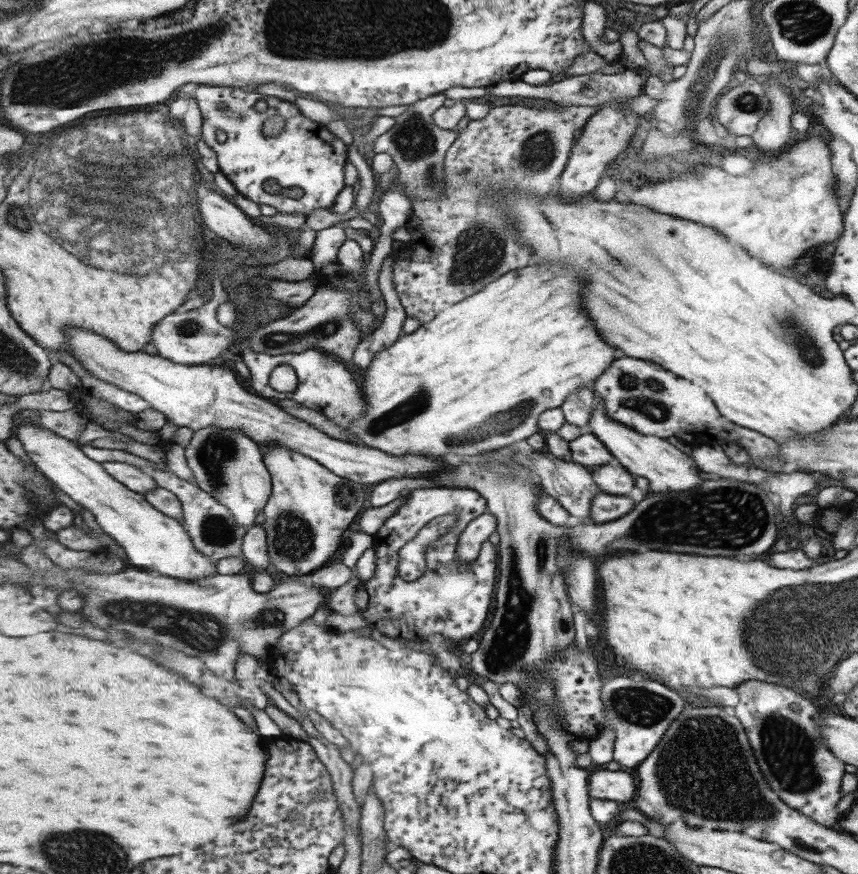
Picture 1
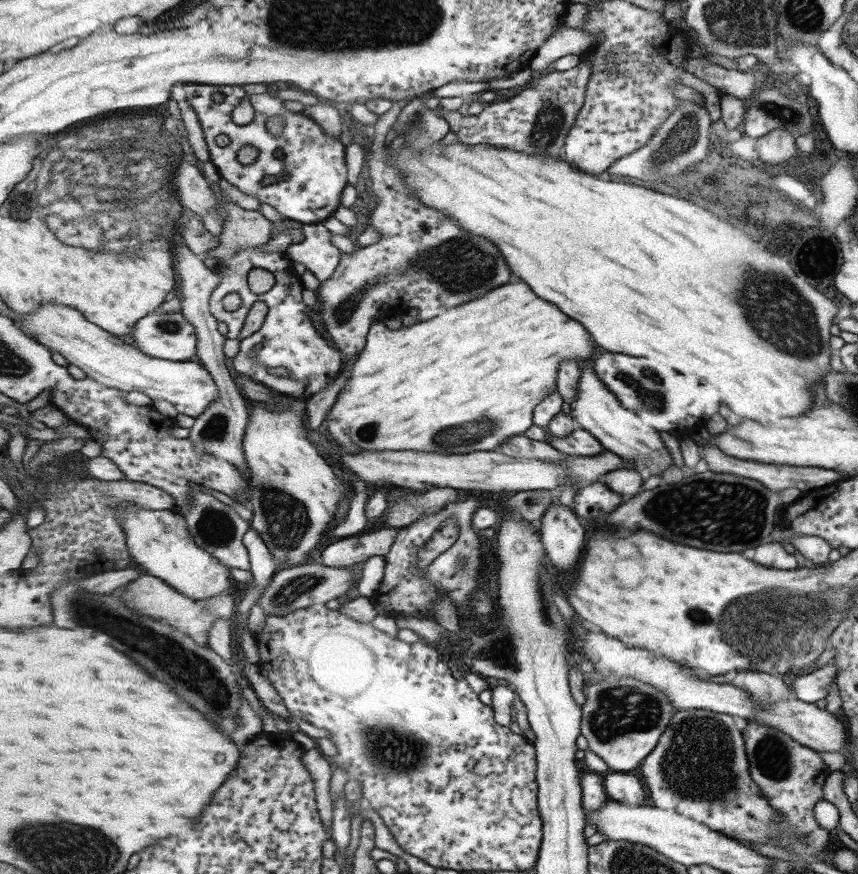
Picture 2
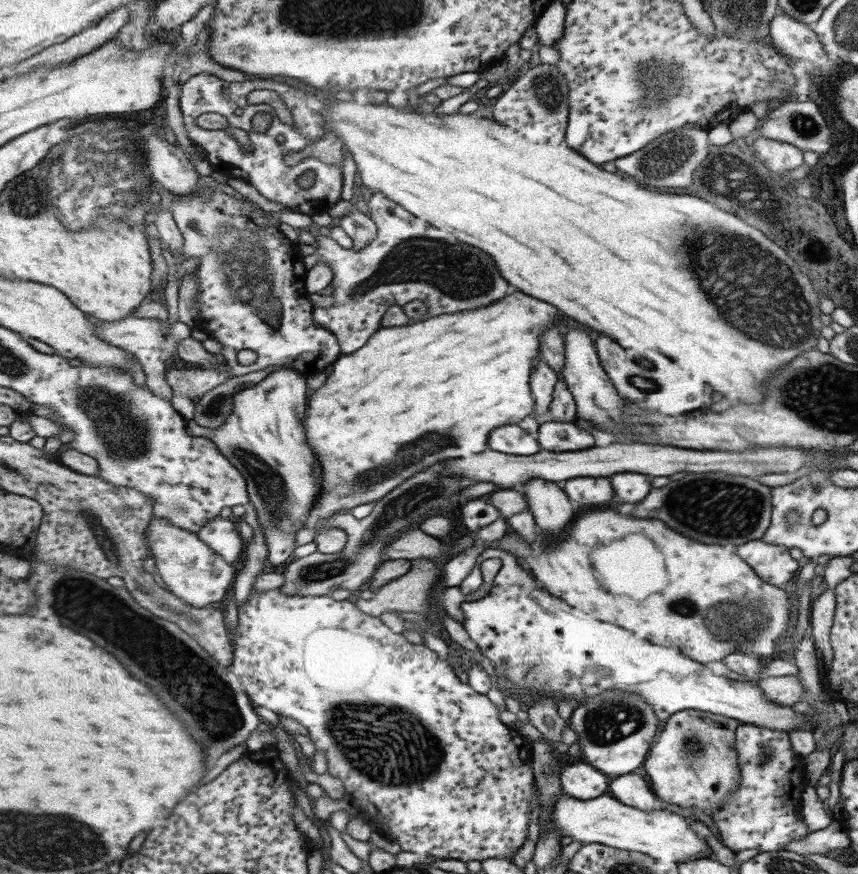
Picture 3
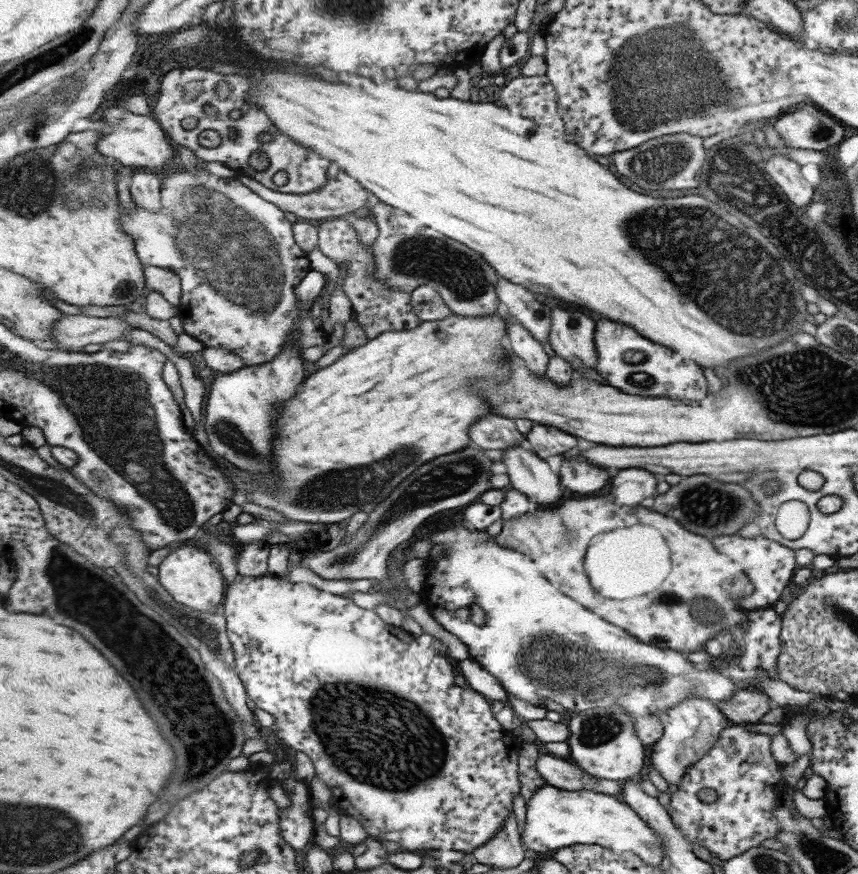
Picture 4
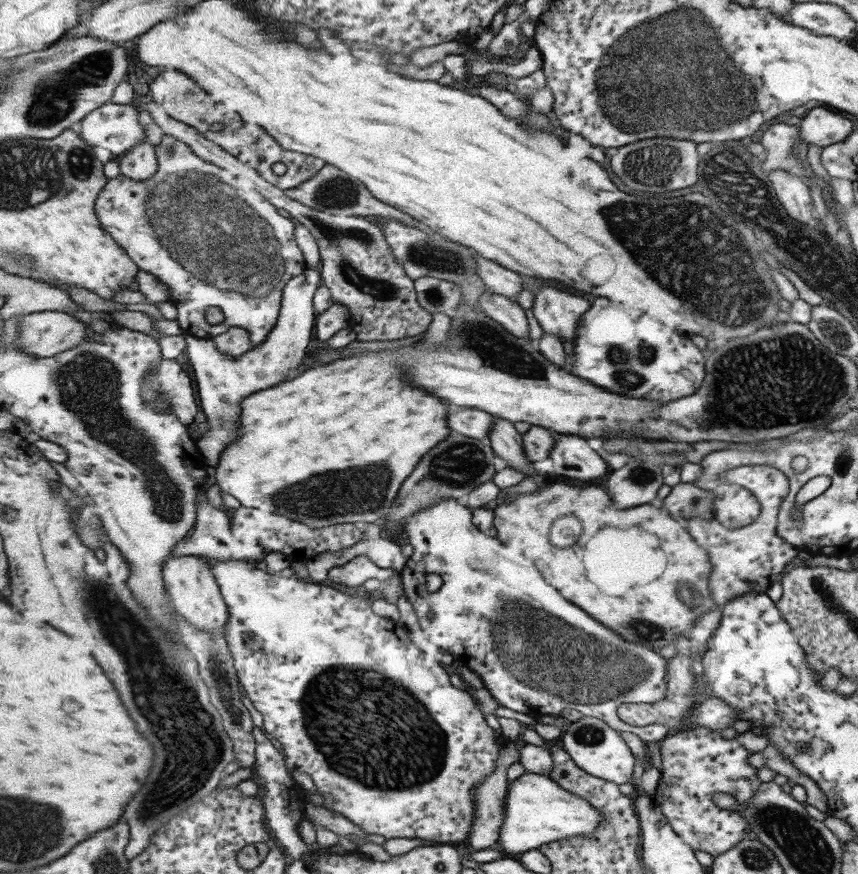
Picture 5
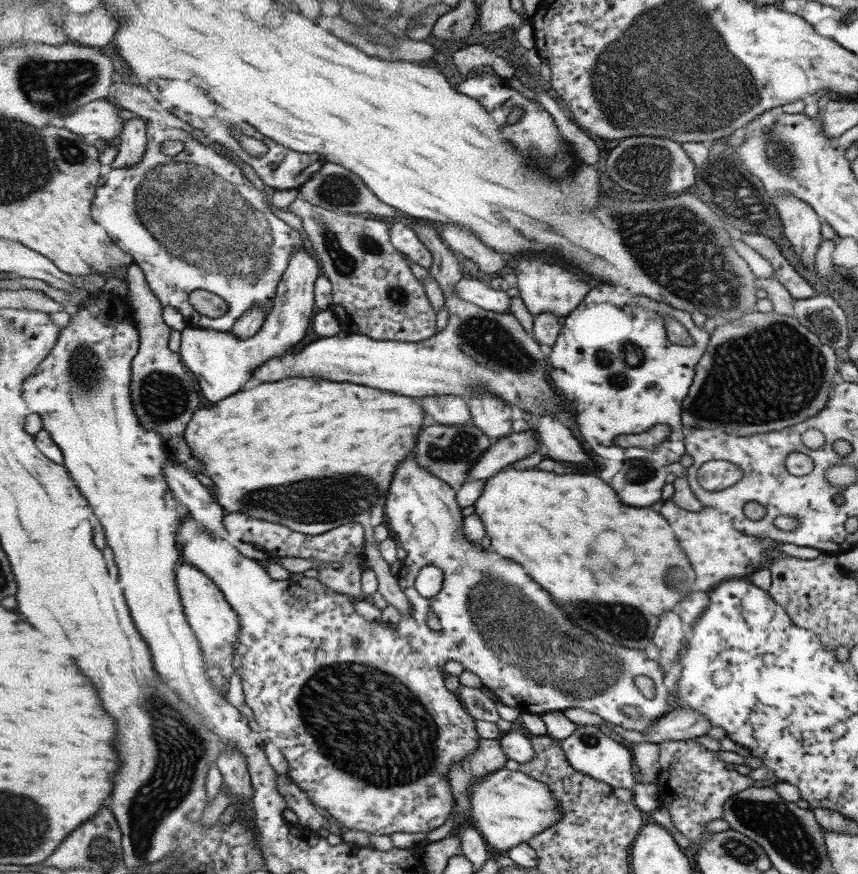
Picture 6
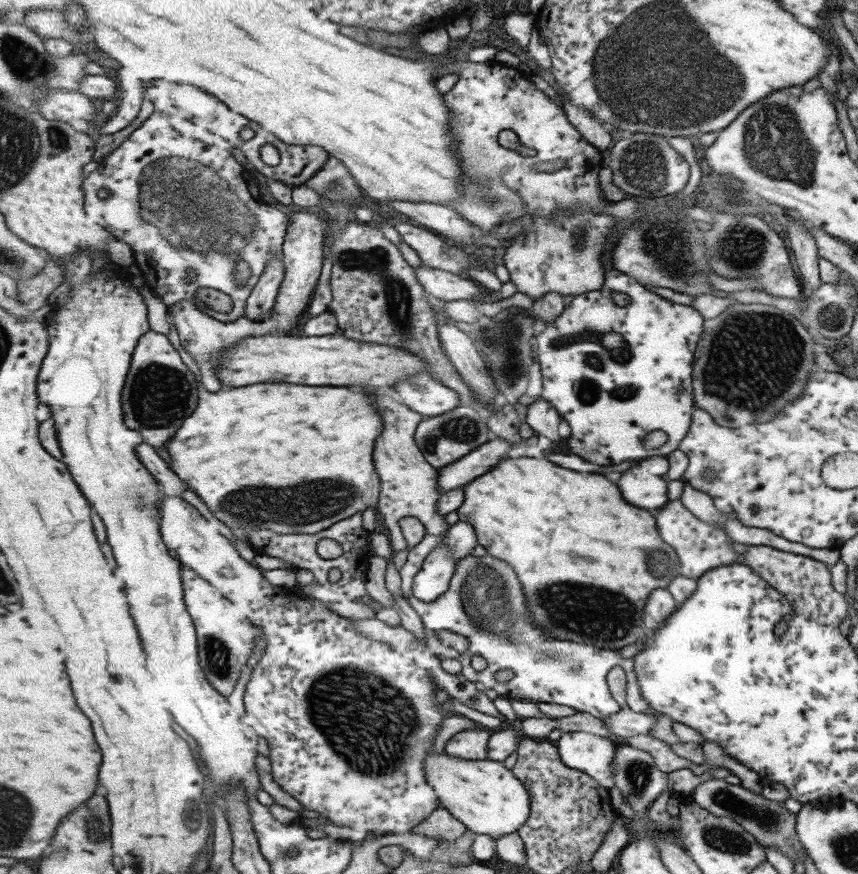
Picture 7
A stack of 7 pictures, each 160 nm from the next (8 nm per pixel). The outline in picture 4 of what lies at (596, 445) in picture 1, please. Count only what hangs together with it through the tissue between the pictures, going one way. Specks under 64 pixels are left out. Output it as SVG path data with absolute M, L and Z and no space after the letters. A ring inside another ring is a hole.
M533 424L526 436L536 455L545 460L555 454L562 455L563 452L577 446L577 437L551 427L549 424Z

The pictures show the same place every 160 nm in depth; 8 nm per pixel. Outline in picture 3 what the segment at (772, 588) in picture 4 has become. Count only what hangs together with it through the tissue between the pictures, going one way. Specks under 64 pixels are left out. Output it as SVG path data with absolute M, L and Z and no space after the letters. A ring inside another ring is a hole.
M751 540L739 546L739 555L763 580L781 588L799 568L796 560L789 556L787 547L767 544L762 540Z

